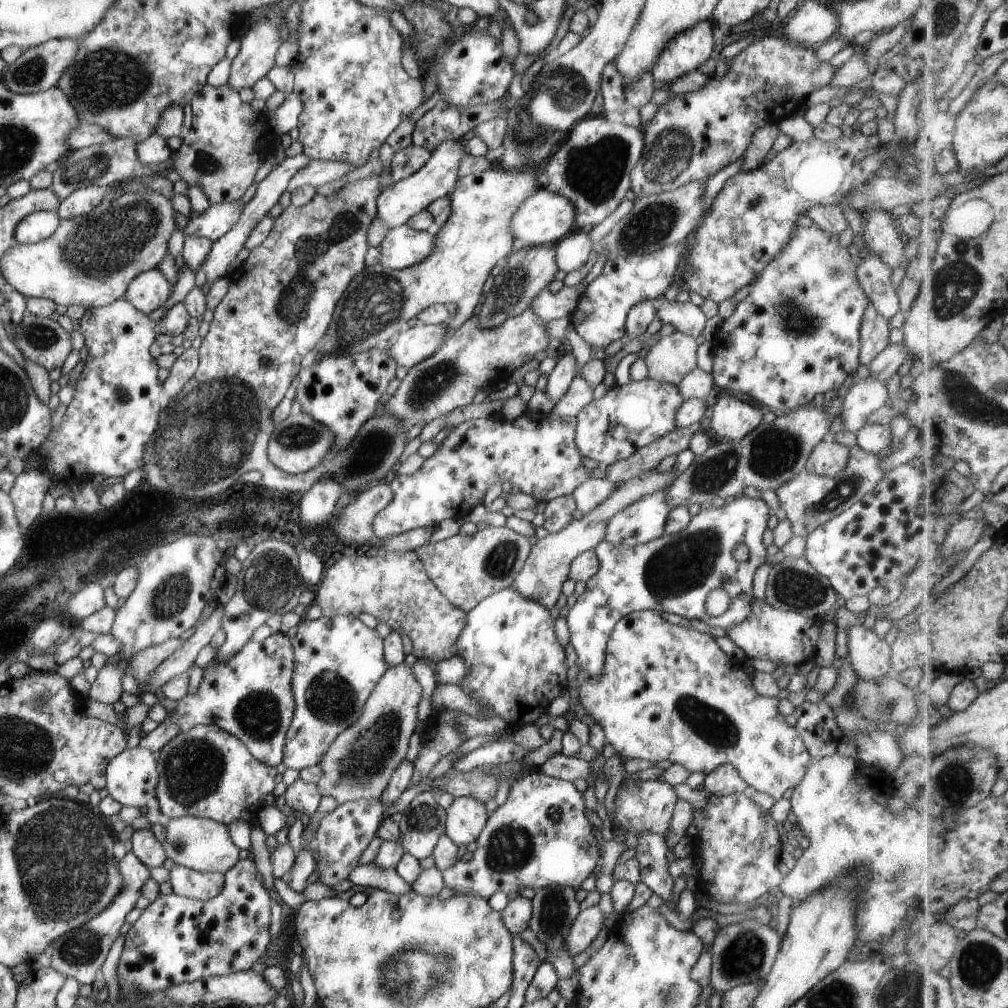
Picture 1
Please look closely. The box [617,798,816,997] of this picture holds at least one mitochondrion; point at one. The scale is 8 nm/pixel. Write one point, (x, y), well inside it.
(744, 957)

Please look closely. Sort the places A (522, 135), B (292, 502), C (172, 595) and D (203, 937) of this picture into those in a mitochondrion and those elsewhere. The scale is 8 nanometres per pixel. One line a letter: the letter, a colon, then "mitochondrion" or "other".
A: mitochondrion
B: other
C: mitochondrion
D: other

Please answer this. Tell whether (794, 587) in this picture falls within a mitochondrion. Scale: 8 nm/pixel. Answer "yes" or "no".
yes

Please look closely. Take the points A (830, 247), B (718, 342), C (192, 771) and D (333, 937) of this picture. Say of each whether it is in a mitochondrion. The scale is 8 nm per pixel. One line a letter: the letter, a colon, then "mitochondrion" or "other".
A: other
B: other
C: mitochondrion
D: other

